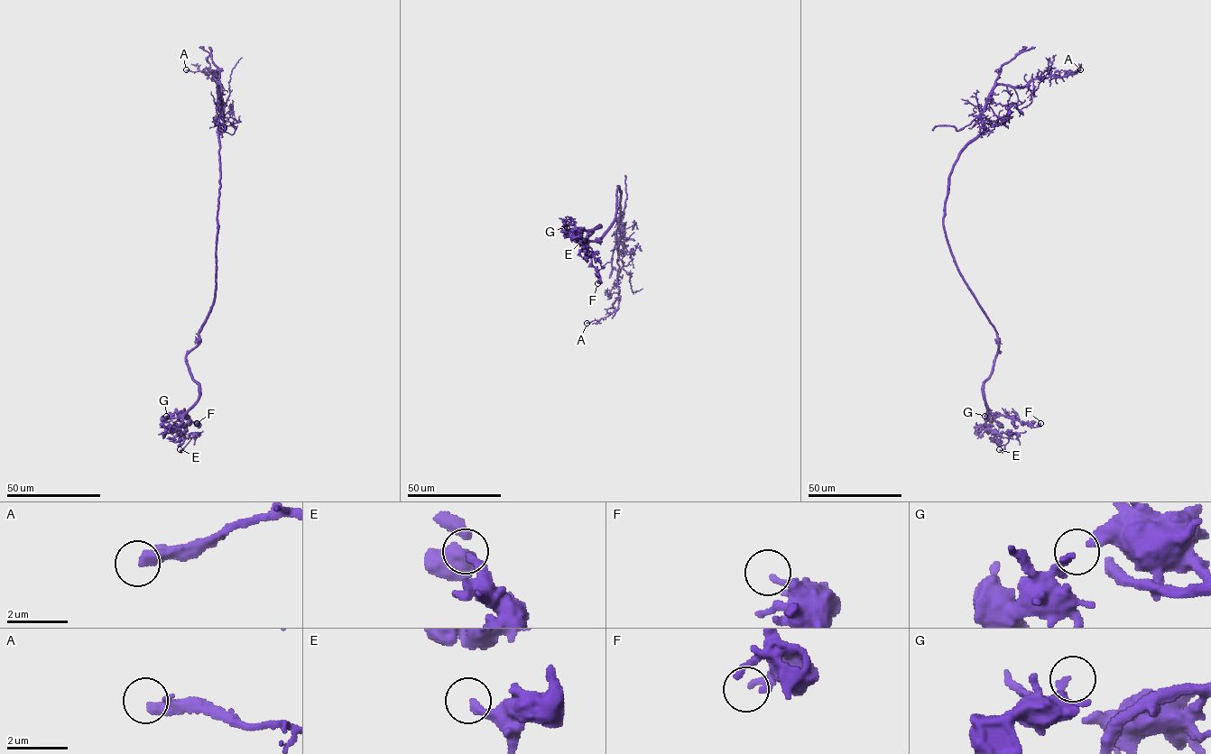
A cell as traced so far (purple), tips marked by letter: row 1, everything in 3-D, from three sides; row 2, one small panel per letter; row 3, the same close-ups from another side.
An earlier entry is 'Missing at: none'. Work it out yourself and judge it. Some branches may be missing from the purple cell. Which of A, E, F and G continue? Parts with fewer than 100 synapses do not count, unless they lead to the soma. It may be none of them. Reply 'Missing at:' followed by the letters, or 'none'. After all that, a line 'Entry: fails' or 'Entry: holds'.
Missing at: none
Entry: holds

